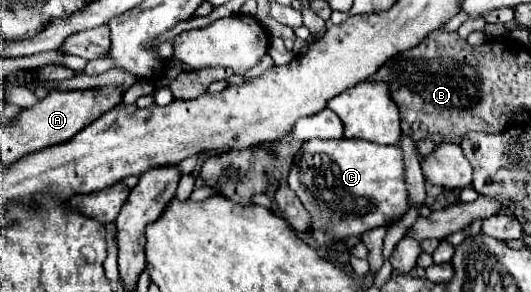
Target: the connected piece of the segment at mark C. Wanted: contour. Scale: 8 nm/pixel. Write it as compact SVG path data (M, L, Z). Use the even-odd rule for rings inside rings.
M310 140L304 142L298 156L294 158L288 184L298 194L302 204L308 208L312 216L312 236L316 238L318 246L324 248L342 248L338 242L348 236L362 236L364 232L388 226L400 220L408 210L408 186L404 182L404 152L400 146L380 146L376 142L364 140Z

